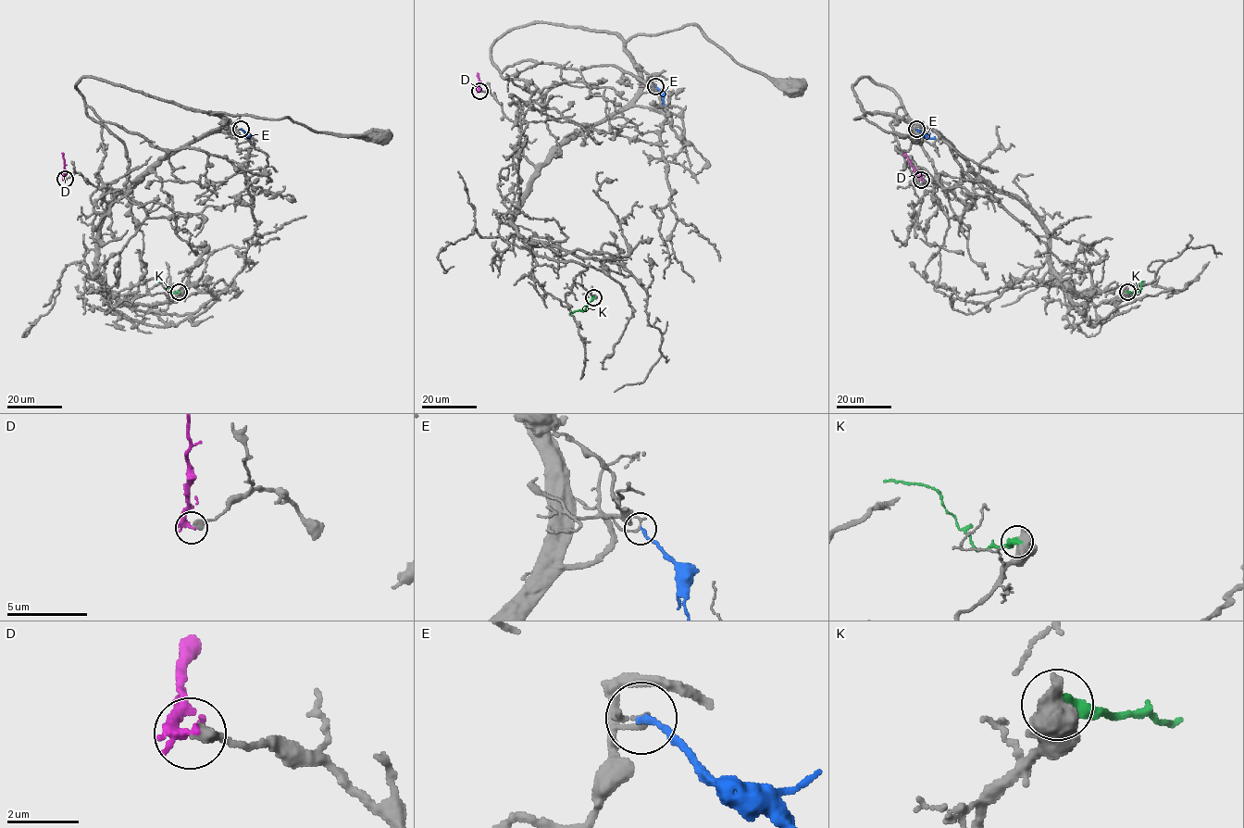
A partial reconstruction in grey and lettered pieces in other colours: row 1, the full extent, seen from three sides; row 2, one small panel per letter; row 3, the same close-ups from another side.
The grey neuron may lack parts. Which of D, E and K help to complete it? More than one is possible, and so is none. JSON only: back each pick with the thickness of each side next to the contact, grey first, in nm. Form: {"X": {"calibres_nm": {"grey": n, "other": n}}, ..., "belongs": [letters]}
{"belongs": []}

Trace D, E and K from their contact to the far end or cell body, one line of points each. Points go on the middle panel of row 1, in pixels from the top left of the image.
D: (479, 91), (477, 72)
E: (655, 86), (661, 92), (662, 104)
K: (593, 297), (586, 308), (570, 314)

